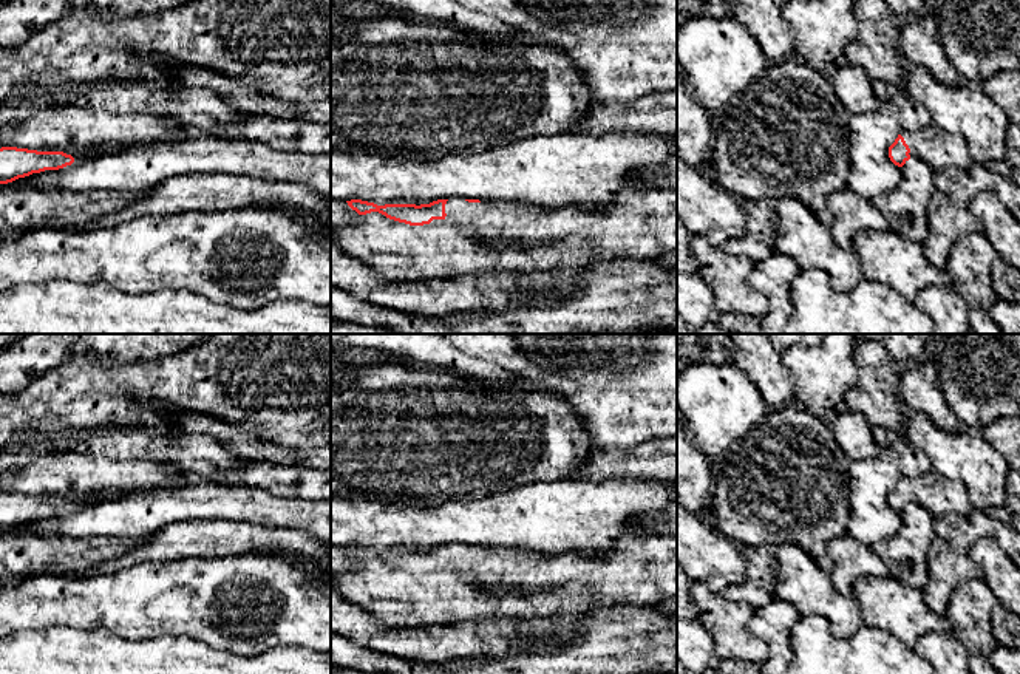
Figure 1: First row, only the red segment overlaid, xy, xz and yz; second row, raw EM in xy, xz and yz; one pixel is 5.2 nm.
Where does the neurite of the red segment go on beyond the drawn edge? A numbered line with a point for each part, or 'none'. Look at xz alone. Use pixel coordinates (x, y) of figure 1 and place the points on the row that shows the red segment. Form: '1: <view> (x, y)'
1: xz (475, 238)

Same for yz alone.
1: yz (940, 149)

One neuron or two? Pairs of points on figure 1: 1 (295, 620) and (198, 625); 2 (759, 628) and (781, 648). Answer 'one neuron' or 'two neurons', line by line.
1: one neuron
2: one neuron

